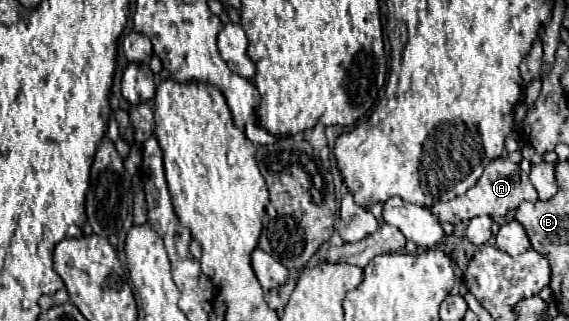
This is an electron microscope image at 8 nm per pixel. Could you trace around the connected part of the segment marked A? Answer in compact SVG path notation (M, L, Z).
M494 159L492 163L488 163L488 167L484 169L482 177L478 179L478 183L468 189L462 197L456 197L452 201L446 203L436 203L432 207L432 213L438 215L440 213L440 221L442 223L454 223L458 225L460 221L468 221L472 217L478 215L490 215L490 217L504 217L508 215L508 211L514 211L522 201L538 201L538 193L532 187L528 175L524 171L520 171L520 167L508 159Z

